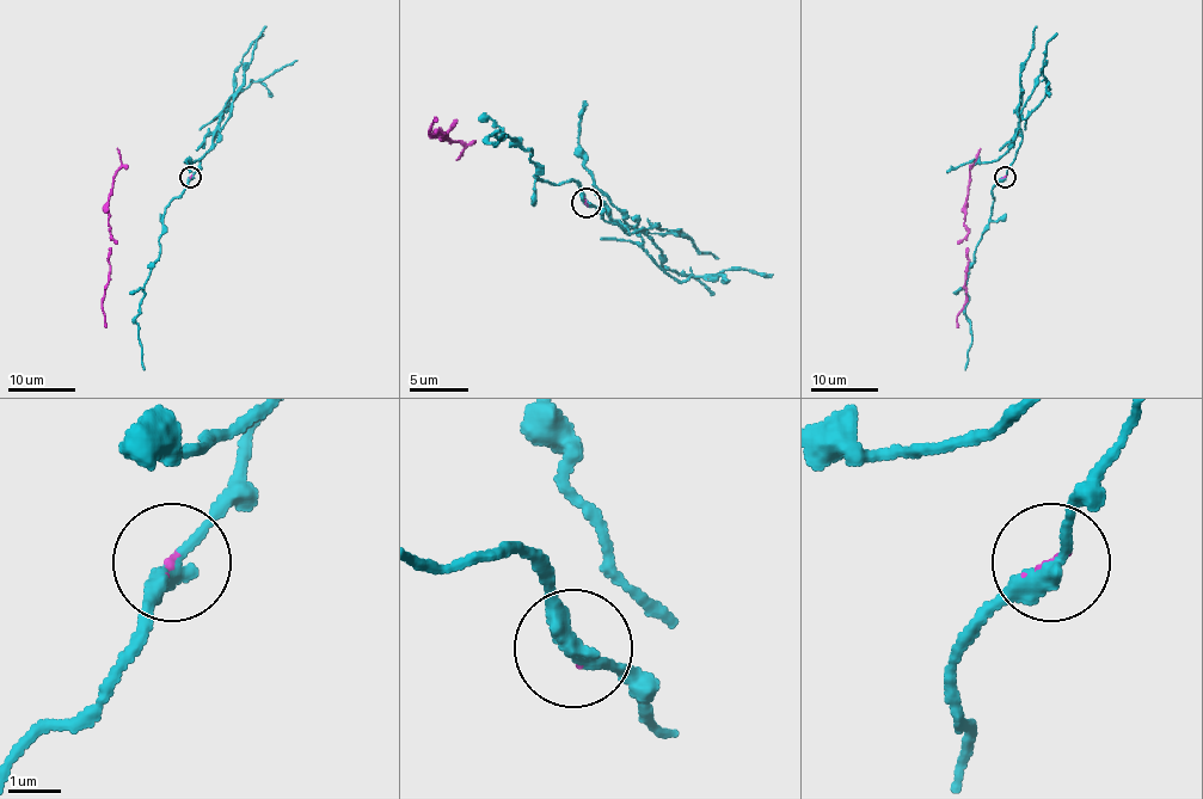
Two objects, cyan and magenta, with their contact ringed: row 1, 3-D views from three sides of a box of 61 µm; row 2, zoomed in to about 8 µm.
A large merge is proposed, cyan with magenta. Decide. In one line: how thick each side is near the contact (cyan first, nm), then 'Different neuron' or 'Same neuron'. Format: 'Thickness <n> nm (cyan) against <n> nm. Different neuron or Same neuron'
Thickness 320 nm (cyan) against 70 nm. Different neuron

